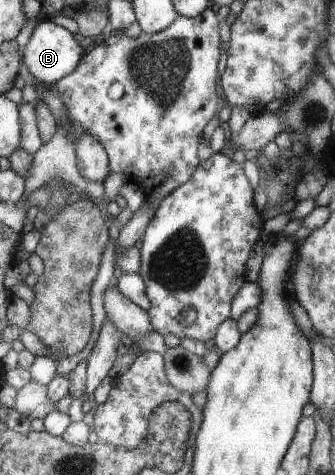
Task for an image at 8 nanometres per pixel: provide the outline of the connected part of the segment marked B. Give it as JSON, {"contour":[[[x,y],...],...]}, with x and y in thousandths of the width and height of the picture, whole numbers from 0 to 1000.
{"contour":[[[143,42],[110,51],[93,80],[69,107],[72,135],[90,156],[122,175],[140,179],[179,173],[188,164],[215,156],[233,141],[254,116],[230,80],[188,55],[170,55]]]}

